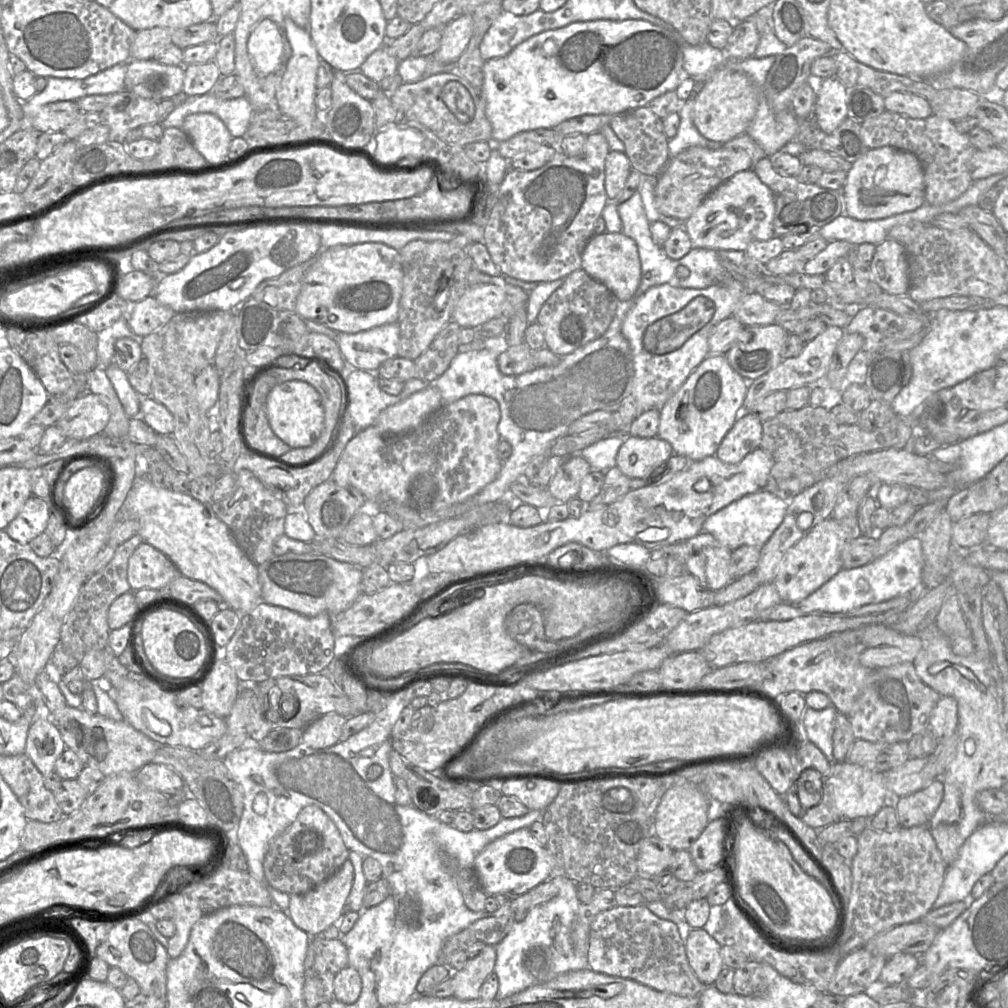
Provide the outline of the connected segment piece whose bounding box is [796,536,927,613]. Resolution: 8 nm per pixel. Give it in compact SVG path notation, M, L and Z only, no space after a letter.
M912 536L898 544L885 555L873 559L868 564L851 569L842 568L829 581L827 581L824 585L802 600L796 606L803 612L821 611L829 613L841 613L857 609L865 605L884 602L901 595L922 594L927 590L922 586L923 566L924 558L921 541L918 536Z

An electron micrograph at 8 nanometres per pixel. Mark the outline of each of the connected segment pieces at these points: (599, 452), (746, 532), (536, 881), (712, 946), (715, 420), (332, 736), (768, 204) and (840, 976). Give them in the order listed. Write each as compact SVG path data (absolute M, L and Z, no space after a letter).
M615 434L601 439L584 448L579 454L590 464L591 470L605 473L616 466L616 456L619 448L630 435Z
M762 489L730 503L710 515L703 524L703 531L712 534L717 541L730 551L741 546L762 547L779 527L786 514L789 501Z
M523 827L488 844L476 856L473 870L480 886L488 895L521 895L548 880L556 872L556 866L555 859L547 848L536 841L528 827Z
M691 928L686 936L685 951L688 963L705 986L713 985L724 967L721 947L703 928Z
M709 354L689 375L684 384L660 409L658 437L667 441L675 454L683 455L691 461L699 461L716 455L723 438L743 412L748 382L728 363L725 355Z
M338 713L322 715L302 730L302 742L314 749L333 746L339 742L346 720Z
M752 170L736 173L715 188L685 221L685 230L692 246L713 250L743 250L755 240L769 240L775 236L774 195Z
M864 947L845 956L837 967L837 970L829 984L828 993L837 997L848 997L871 990L871 986L879 981L887 958L876 956L868 952Z

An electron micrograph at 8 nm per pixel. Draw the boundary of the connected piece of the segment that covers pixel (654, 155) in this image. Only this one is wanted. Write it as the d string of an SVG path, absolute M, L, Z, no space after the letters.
M648 106L639 107L614 115L608 124L625 146L633 170L642 175L655 175L669 161L668 138L663 128L663 120Z

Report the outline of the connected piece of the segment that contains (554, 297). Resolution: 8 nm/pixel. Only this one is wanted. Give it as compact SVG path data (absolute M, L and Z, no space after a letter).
M583 269L575 270L564 278L563 284L550 295L537 316L545 346L563 357L594 341L607 331L618 303L618 298L604 284Z

